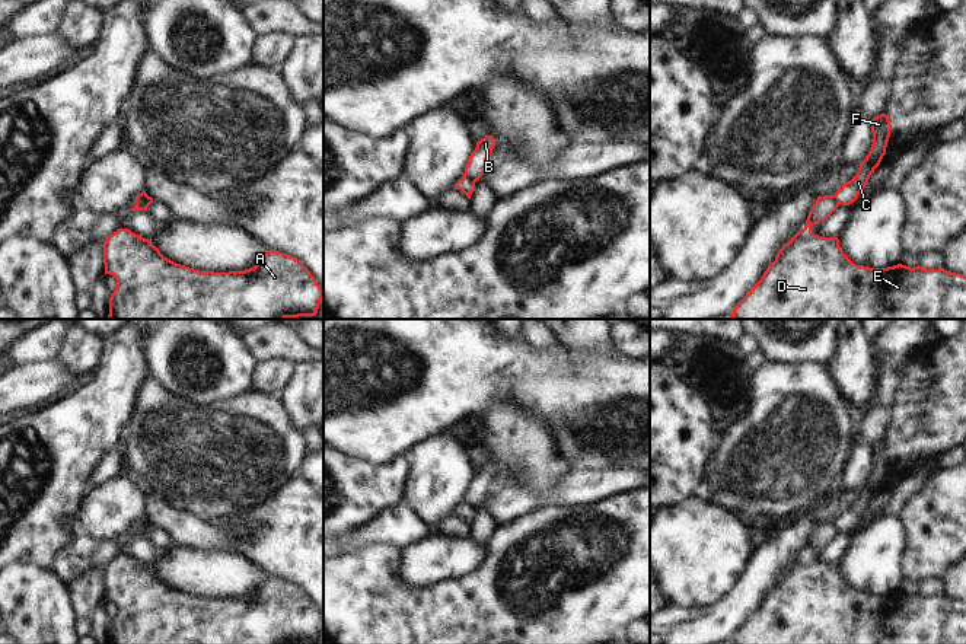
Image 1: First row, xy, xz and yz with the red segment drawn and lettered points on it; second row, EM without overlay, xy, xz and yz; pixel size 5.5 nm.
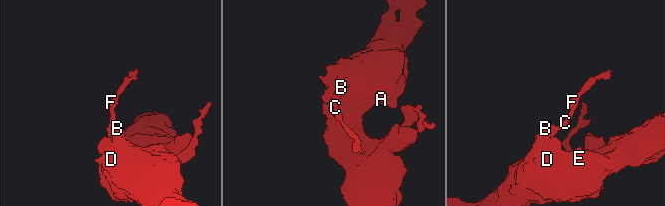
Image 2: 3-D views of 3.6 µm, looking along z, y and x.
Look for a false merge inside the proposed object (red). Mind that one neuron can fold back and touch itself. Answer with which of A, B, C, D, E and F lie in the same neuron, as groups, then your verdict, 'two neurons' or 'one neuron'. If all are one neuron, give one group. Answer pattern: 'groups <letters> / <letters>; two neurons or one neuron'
groups A B D E / C F; two neurons

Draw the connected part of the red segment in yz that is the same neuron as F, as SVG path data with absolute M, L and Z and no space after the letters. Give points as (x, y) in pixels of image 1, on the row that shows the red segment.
M880 114L871 119L871 133L873 133L873 144L865 156L865 159L860 163L857 175L845 182L833 195L833 198L842 204L852 204L864 186L868 184L868 179L874 169L880 165L883 156L886 154L887 141L890 137L892 124L886 114Z

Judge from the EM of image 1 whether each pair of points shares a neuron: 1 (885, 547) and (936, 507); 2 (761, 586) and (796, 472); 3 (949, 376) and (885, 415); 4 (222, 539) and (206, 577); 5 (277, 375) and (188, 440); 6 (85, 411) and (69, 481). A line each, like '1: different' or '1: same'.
1: different
2: different
3: different
4: different
5: different
6: same

